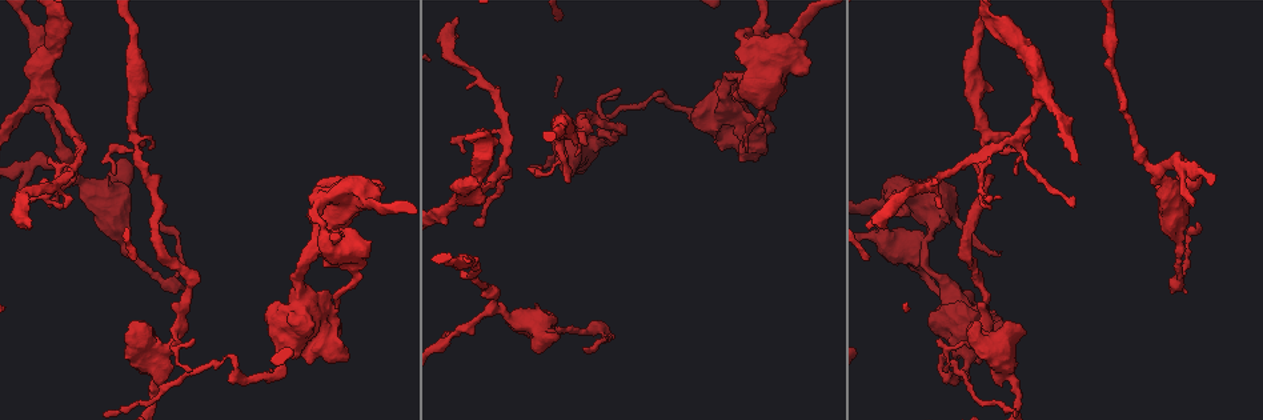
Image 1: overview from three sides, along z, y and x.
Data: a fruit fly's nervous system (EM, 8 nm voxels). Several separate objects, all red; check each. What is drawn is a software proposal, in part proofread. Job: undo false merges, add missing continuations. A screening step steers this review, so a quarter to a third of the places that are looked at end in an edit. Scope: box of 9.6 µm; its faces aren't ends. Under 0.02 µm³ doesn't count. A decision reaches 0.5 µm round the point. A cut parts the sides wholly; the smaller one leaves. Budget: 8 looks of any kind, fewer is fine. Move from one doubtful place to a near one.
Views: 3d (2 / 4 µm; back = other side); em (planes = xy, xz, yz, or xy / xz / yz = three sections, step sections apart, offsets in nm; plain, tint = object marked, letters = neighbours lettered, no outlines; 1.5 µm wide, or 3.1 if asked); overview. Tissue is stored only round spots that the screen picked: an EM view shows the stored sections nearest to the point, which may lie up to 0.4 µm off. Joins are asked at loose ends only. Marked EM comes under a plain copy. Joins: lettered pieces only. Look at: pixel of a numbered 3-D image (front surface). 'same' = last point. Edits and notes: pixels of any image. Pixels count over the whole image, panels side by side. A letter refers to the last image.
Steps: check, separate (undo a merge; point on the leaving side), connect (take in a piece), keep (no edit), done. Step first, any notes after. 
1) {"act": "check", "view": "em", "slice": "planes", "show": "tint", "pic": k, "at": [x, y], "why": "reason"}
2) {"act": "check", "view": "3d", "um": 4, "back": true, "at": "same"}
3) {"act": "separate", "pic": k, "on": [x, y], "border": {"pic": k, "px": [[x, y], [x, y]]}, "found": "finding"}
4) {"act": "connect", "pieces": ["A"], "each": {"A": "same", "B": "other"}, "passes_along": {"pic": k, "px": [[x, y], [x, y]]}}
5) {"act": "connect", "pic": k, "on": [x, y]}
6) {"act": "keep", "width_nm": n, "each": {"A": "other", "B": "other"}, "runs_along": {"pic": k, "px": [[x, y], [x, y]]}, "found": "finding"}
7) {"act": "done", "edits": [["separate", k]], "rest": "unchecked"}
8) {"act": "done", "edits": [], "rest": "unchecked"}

{"act": "check", "view": "em", "slice": "xy", "step": 4, "show": "letters", "pic": 1, "at": [475, 223], "why": "an open end"}

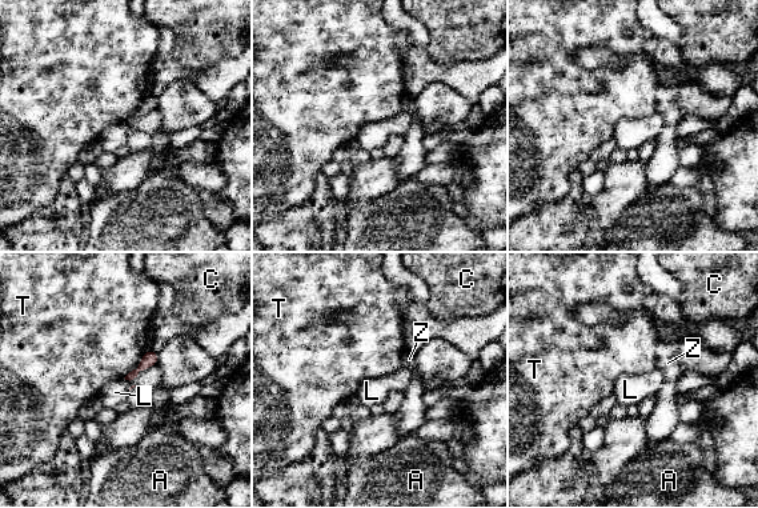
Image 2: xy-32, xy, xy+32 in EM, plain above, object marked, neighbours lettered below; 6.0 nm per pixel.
{"act": "check", "view": "em", "slice": "xz", "step": 8, "show": "letters", "at": "same", "why": "cut it another way"}

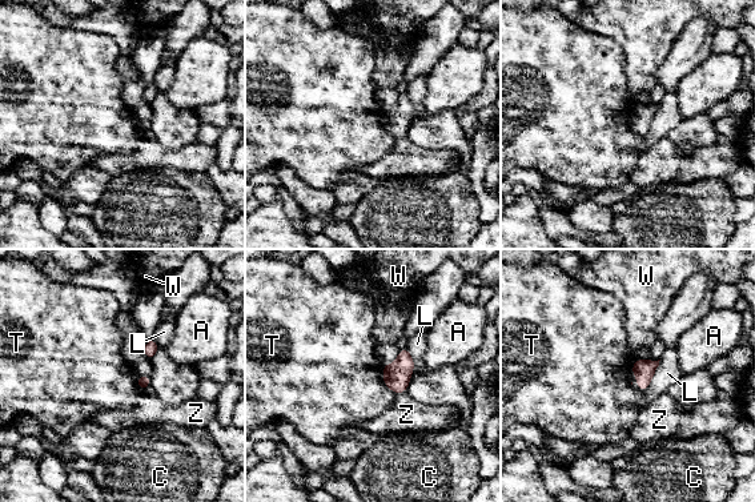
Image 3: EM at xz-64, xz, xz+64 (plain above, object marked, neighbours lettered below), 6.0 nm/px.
{"act": "keep", "each": {"A": "other", "C": "other", "L": "other", "T": "other", "W": "other", "Z": "other"}, "found": "no lettered piece goes on from it"}

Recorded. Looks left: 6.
{"act": "check", "view": "em", "slice": "planes", "show": "tint", "pic": 1, "at": [67, 207], "why": "branch stops here"}

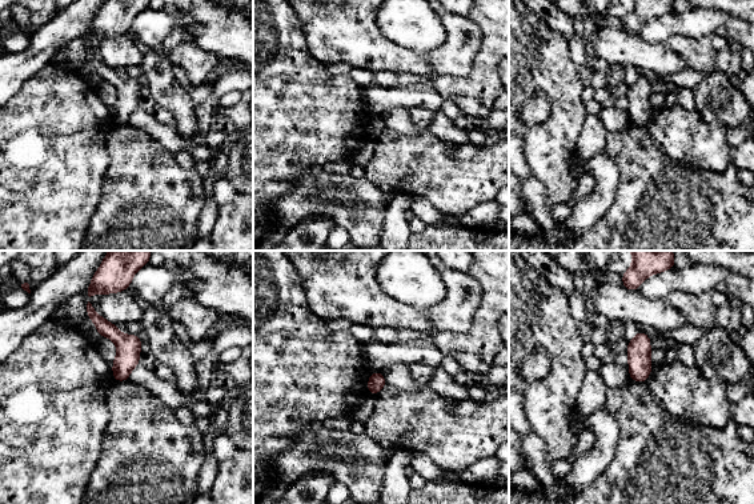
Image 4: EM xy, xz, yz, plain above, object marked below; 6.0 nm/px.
{"act": "check", "view": "em", "slice": "planes", "show": "letters", "at": "same"}

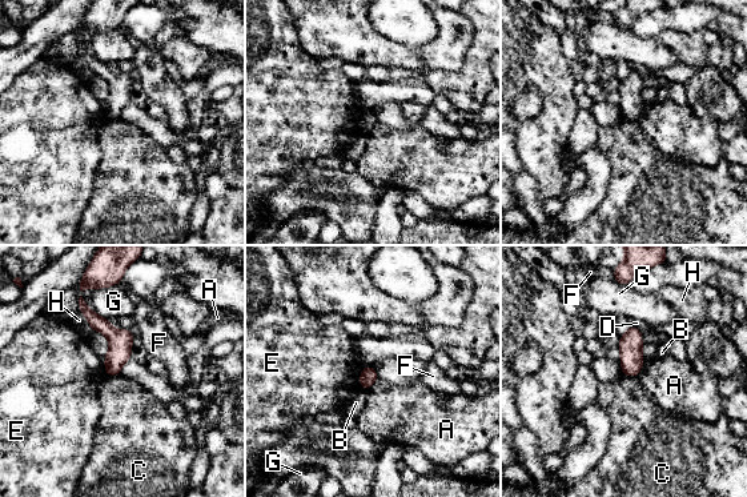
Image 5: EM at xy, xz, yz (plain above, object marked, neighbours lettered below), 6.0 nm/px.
{"act": "keep", "each": {"A": "other", "B": "other", "C": "other", "D": "other", "E": "other", "F": "other", "G": "other", "H": "other"}, "runs_along": {"pic": 5, "px": [[81, 303], [116, 339], [116, 372]]}, "found": "no lettered piece goes on from it"}

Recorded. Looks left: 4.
{"act": "check", "view": "3d", "um": 4, "pic": 1, "at": [1024, 330]}

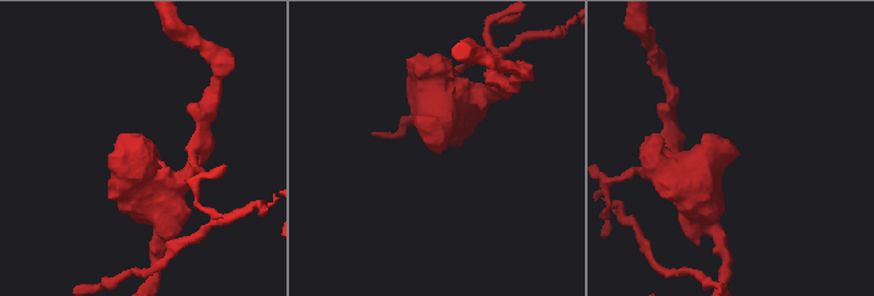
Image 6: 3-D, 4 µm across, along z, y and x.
{"act": "check", "view": "em", "slice": "planes", "show": "letters", "pic": 6, "at": [434, 152]}

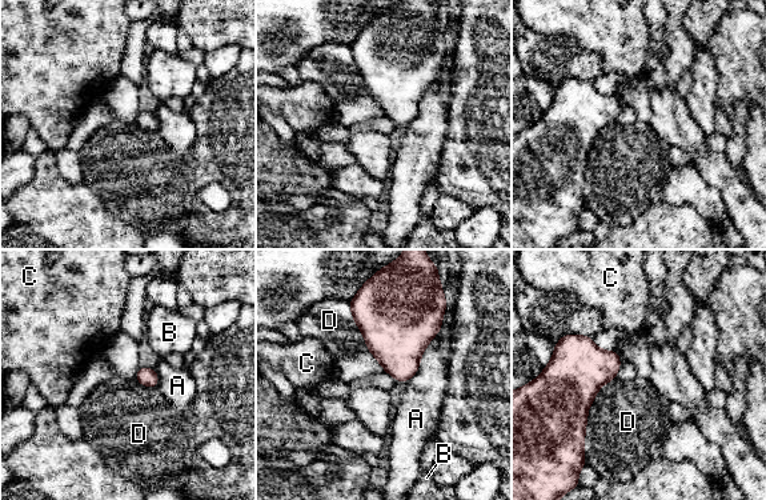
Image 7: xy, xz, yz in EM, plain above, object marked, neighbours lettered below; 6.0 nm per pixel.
{"act": "keep", "each": {"A": "other", "B": "other", "C": "other", "D": "other"}, "border": {"pic": 7, "px": [[616, 378], [589, 407], [582, 447]]}, "found": "no lettered piece goes on from it"}

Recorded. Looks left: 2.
{"act": "done", "edits": [], "rest": "unchecked"}

